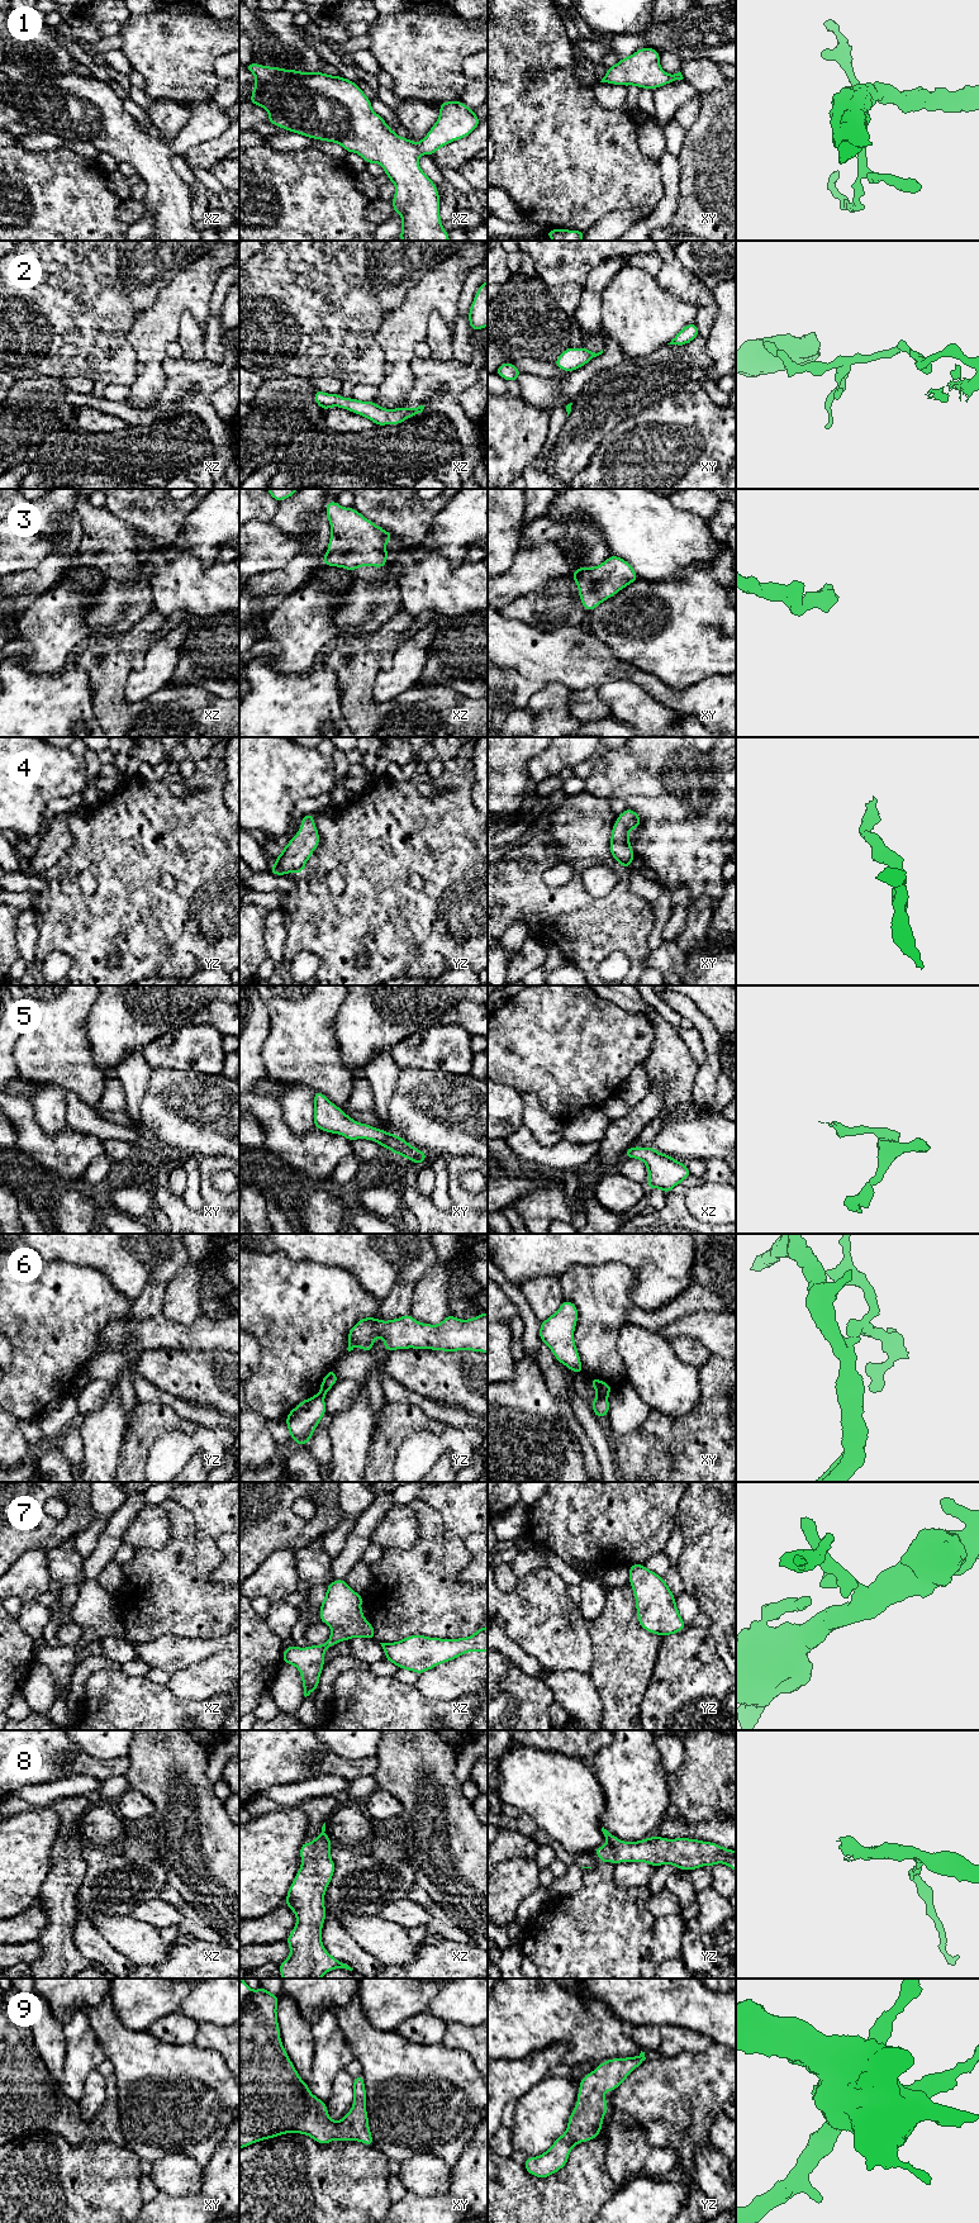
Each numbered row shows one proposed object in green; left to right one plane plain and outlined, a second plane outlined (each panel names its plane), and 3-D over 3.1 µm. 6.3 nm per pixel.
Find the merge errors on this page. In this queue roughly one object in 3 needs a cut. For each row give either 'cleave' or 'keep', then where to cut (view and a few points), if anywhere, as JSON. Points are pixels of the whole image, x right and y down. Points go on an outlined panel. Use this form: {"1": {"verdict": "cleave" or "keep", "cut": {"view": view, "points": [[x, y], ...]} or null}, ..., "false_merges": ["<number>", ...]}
{"1": {"verdict": "keep", "cut": null}, "2": {"verdict": "keep", "cut": null}, "3": {"verdict": "keep", "cut": null}, "4": {"verdict": "keep", "cut": null}, "5": {"verdict": "keep", "cut": null}, "6": {"verdict": "cleave", "cut": {"view": "xy", "points": [[598, 1393], [606, 1397]]}}, "7": {"verdict": "keep", "cut": null}, "8": {"verdict": "keep", "cut": null}, "9": {"verdict": "keep", "cut": null}, "false_merges": ["6"]}

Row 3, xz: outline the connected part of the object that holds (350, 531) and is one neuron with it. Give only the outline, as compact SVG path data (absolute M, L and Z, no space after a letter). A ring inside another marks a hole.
M336 500L327 503L325 513L331 523L328 551L323 556L325 566L355 571L362 566L386 565L385 545L394 535L374 524L355 508L344 508Z

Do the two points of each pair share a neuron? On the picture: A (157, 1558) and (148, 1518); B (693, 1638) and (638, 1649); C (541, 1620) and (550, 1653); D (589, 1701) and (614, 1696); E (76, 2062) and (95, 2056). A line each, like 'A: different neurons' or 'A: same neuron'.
A: different neurons
B: different neurons
C: same neuron
D: different neurons
E: same neuron

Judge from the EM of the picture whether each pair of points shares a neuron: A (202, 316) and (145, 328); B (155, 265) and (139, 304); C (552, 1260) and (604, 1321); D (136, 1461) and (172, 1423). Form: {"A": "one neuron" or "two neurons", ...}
{"A": "one neuron", "B": "one neuron", "C": "two neurons", "D": "one neuron"}

